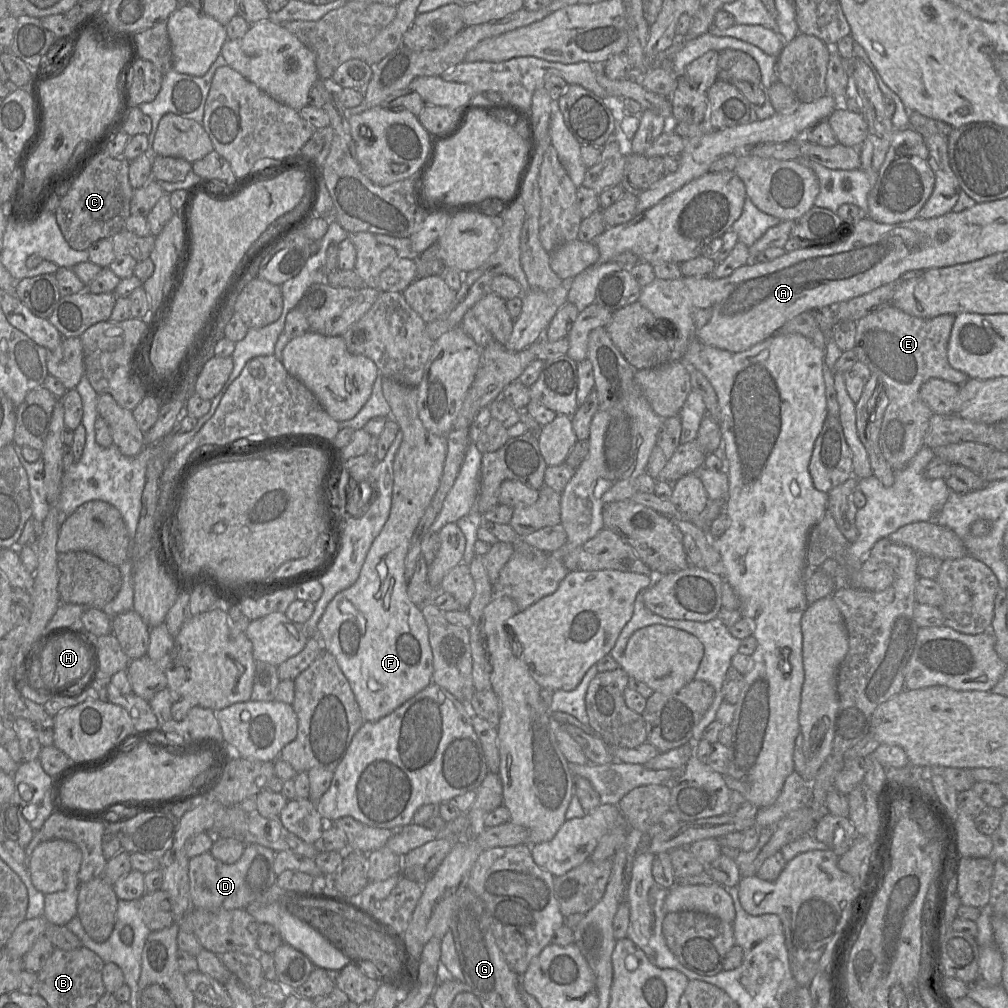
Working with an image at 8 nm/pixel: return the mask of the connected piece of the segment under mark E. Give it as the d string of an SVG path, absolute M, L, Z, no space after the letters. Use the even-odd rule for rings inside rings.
M888 306L856 322L853 350L858 361L865 364L871 374L875 373L881 378L888 398L879 431L879 446L894 471L903 469L924 446L924 437L933 413L920 398L922 384L931 378L939 378L962 385L969 379L948 361L948 342L955 316L943 314L919 318Z

